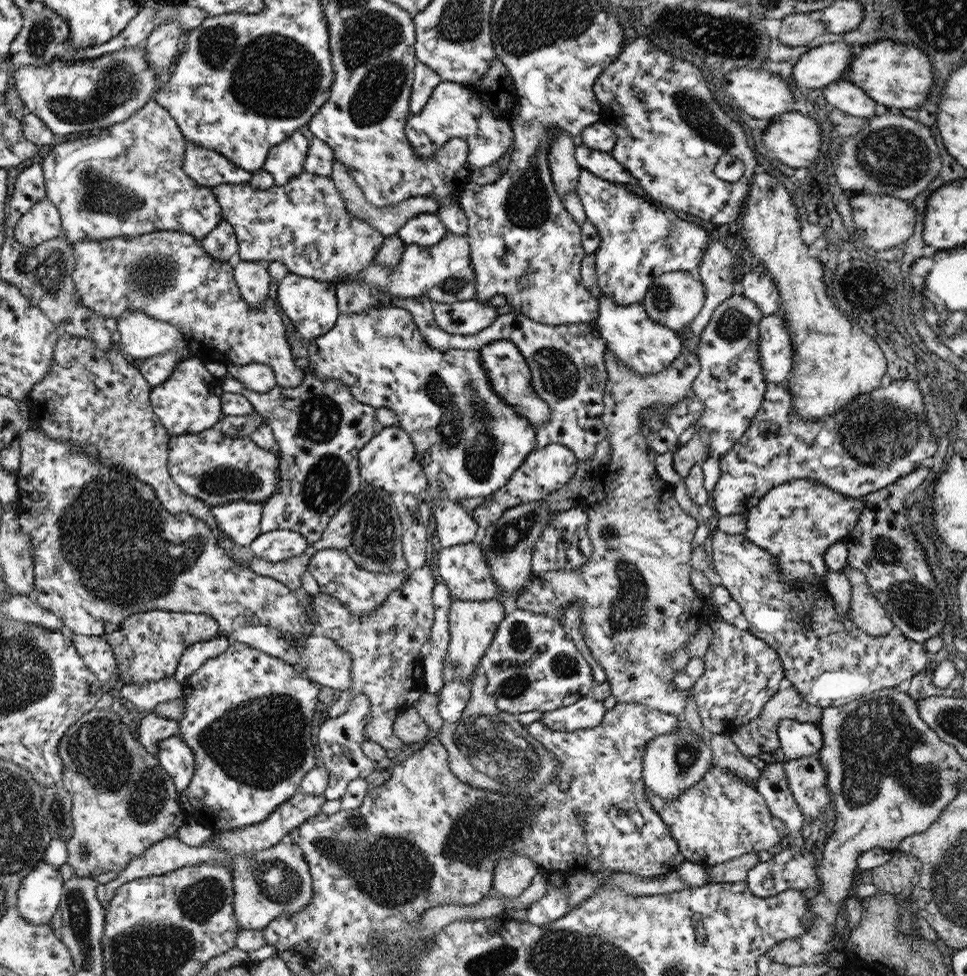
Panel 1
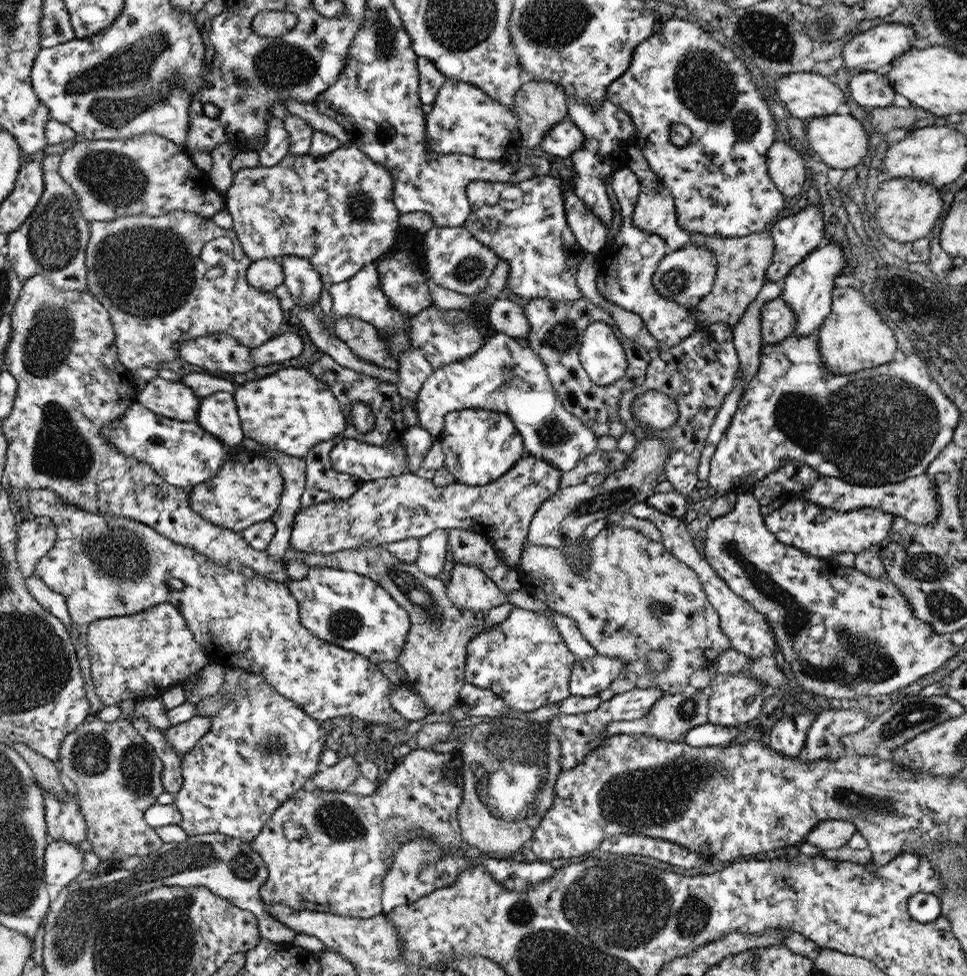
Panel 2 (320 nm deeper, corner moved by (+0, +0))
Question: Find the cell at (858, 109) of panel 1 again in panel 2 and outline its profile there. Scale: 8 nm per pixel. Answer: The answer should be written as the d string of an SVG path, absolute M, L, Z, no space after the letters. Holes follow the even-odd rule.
M883 71L855 73L849 79L850 94L861 108L878 109L890 106L896 91L888 84Z

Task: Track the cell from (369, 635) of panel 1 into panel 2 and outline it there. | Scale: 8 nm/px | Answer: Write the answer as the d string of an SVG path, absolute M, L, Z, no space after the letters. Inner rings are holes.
M438 529L421 538L419 559L415 563L420 571L438 577L446 564L446 550L448 550L449 530Z

